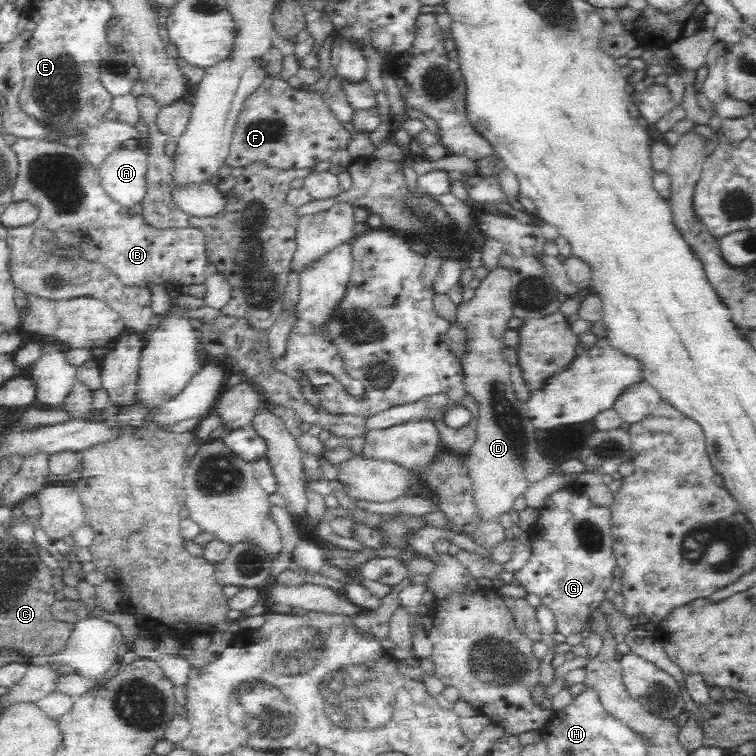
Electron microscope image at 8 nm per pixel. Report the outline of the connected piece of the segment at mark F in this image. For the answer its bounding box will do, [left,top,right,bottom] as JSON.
[225,76,351,170]

